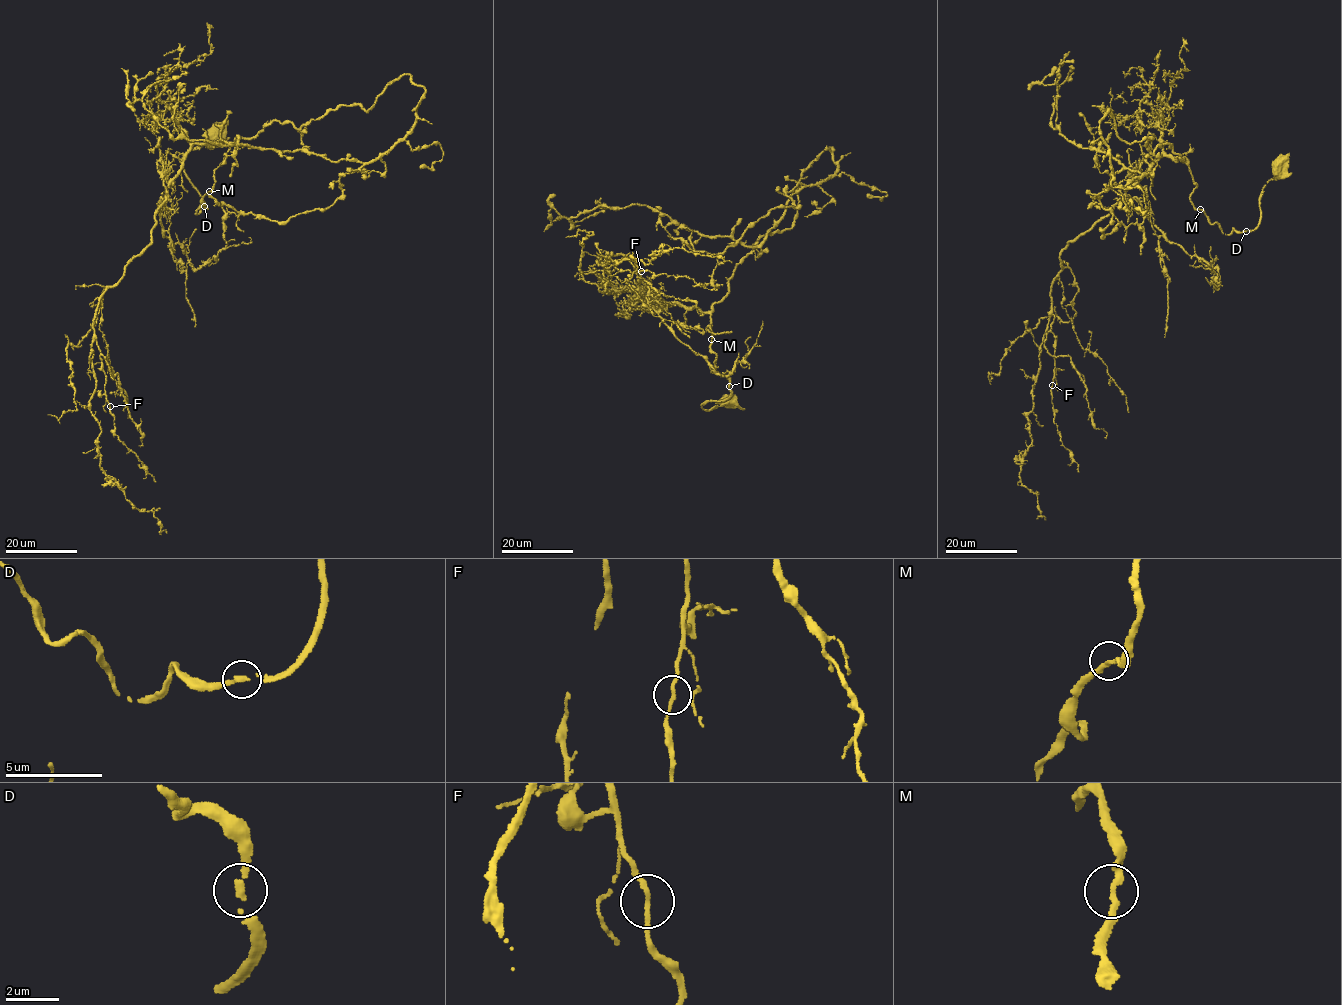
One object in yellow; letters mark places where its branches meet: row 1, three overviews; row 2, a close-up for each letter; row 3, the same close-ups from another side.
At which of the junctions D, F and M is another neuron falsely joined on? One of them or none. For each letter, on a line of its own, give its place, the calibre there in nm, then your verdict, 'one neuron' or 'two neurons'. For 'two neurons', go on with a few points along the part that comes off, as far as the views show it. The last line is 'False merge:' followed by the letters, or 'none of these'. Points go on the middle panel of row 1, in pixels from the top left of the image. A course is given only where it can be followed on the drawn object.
D: at (729, 386); 180 nm thick; one neuron
F: at (641, 271); 170 nm thick; one neuron
M: at (711, 339); 200 nm thick; one neuron
False merge: none of these

